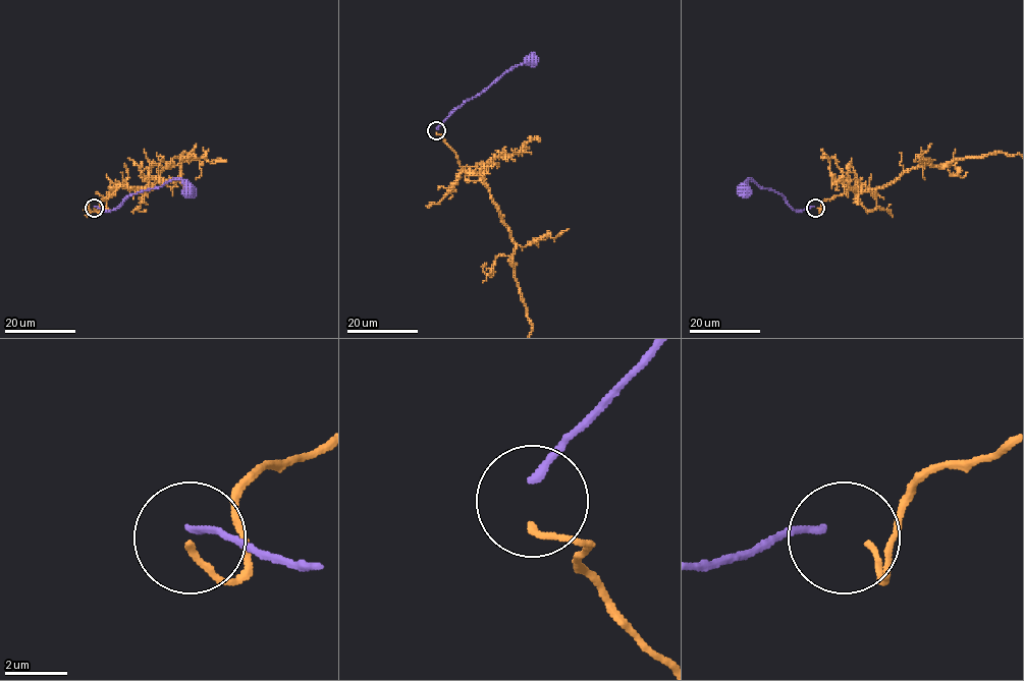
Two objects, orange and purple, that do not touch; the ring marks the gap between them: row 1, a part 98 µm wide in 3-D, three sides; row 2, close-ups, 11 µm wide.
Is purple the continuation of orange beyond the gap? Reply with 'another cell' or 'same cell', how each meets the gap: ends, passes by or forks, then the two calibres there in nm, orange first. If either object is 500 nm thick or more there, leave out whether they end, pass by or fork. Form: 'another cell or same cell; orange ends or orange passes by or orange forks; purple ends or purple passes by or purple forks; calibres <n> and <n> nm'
same cell; orange ends; purple ends; calibres 220 and 240 nm

